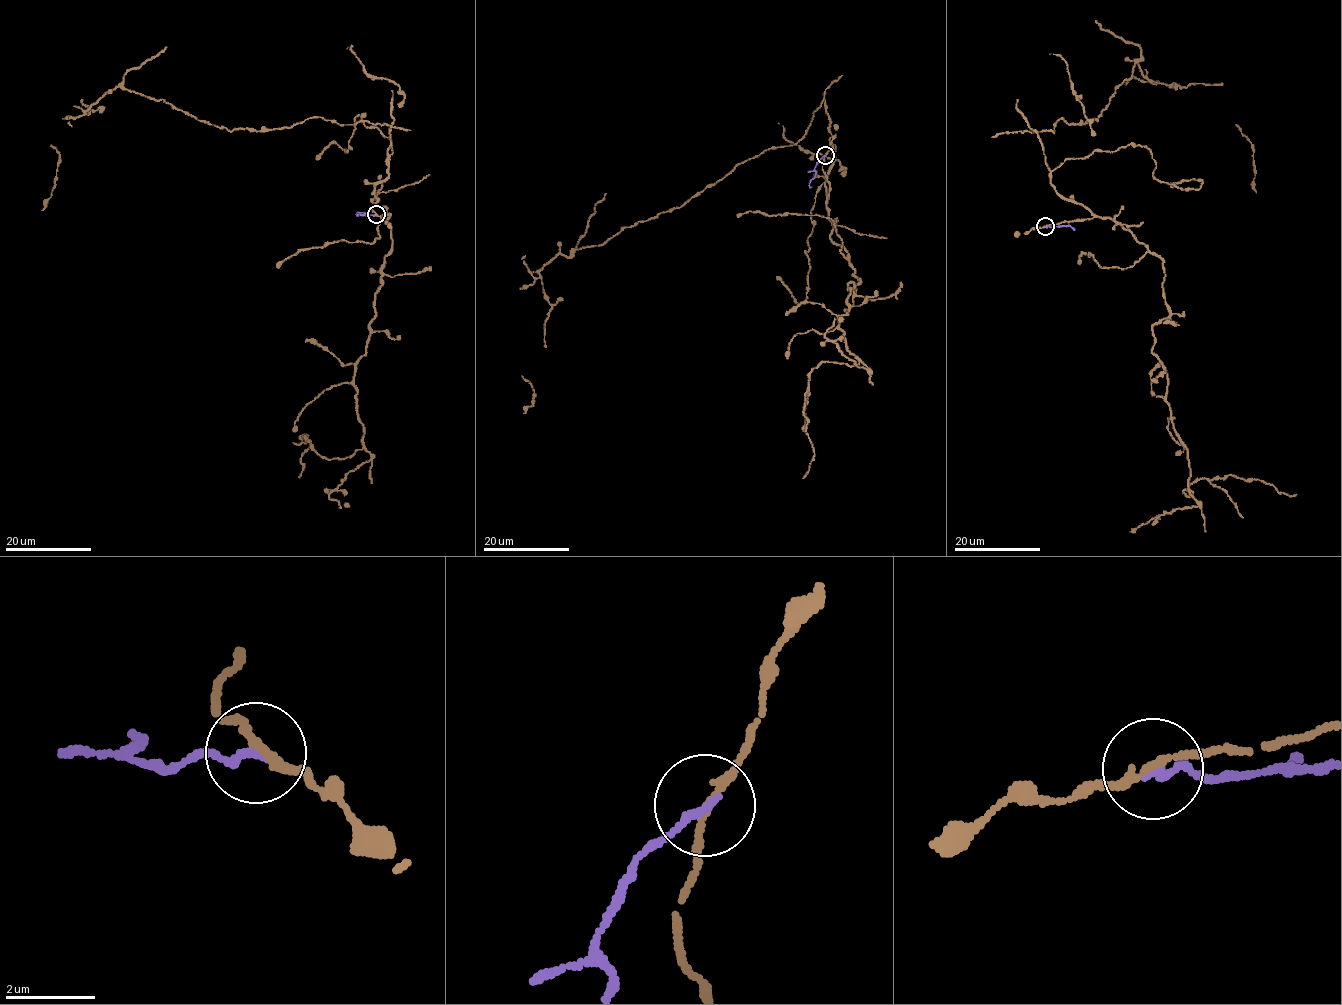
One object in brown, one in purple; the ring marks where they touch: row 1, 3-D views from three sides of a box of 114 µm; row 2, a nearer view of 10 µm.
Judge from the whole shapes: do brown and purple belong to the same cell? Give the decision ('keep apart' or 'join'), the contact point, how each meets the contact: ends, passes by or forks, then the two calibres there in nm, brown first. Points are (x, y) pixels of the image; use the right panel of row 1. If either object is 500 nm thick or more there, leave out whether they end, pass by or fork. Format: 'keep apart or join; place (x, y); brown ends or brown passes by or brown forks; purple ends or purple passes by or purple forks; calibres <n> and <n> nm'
keep apart; place (1045, 226); brown passes by; purple ends; calibres 170 and 190 nm

